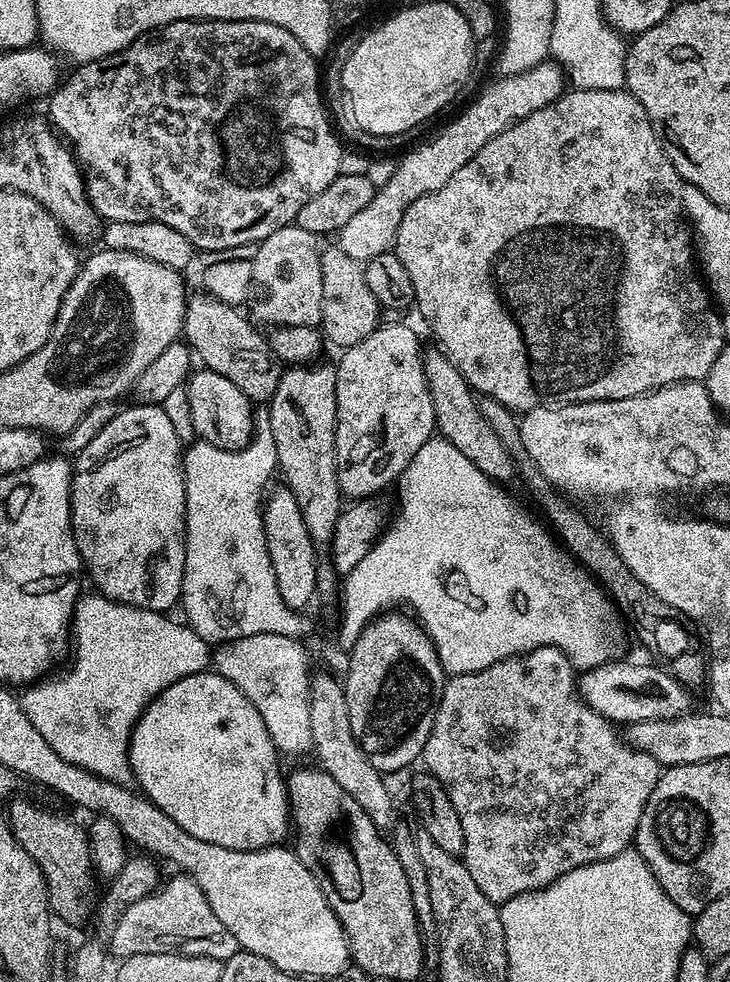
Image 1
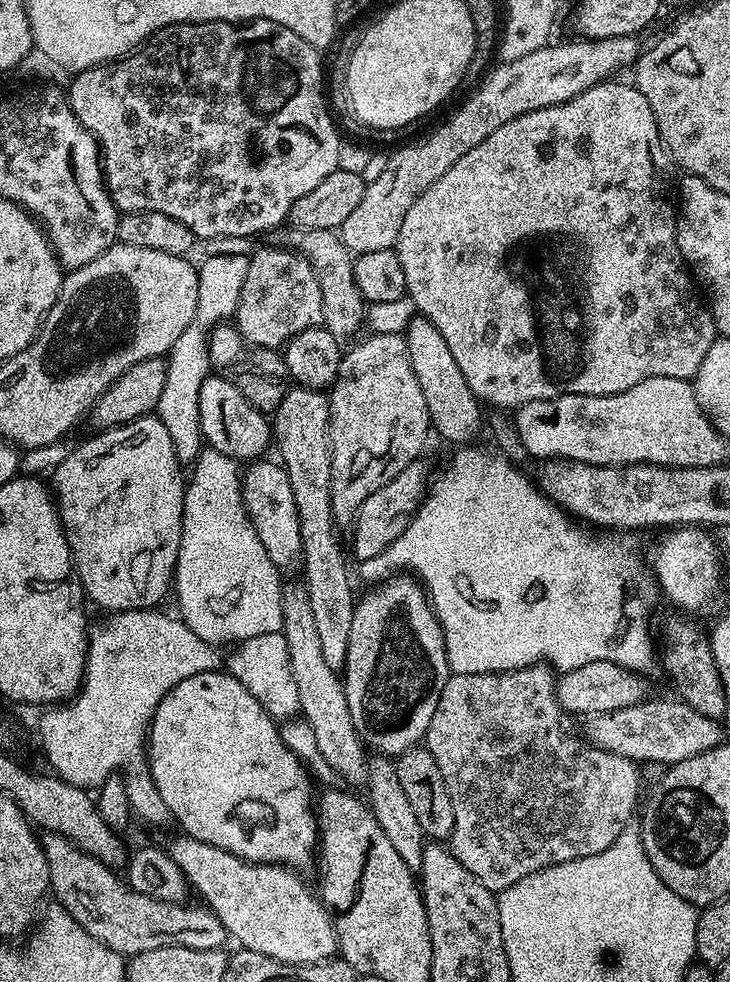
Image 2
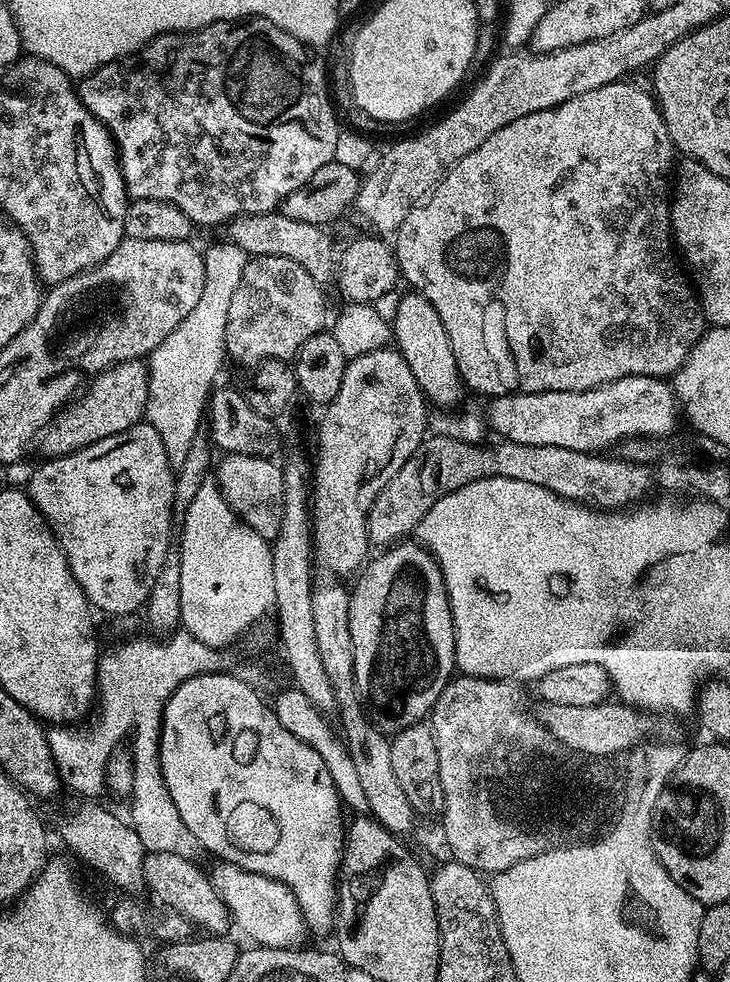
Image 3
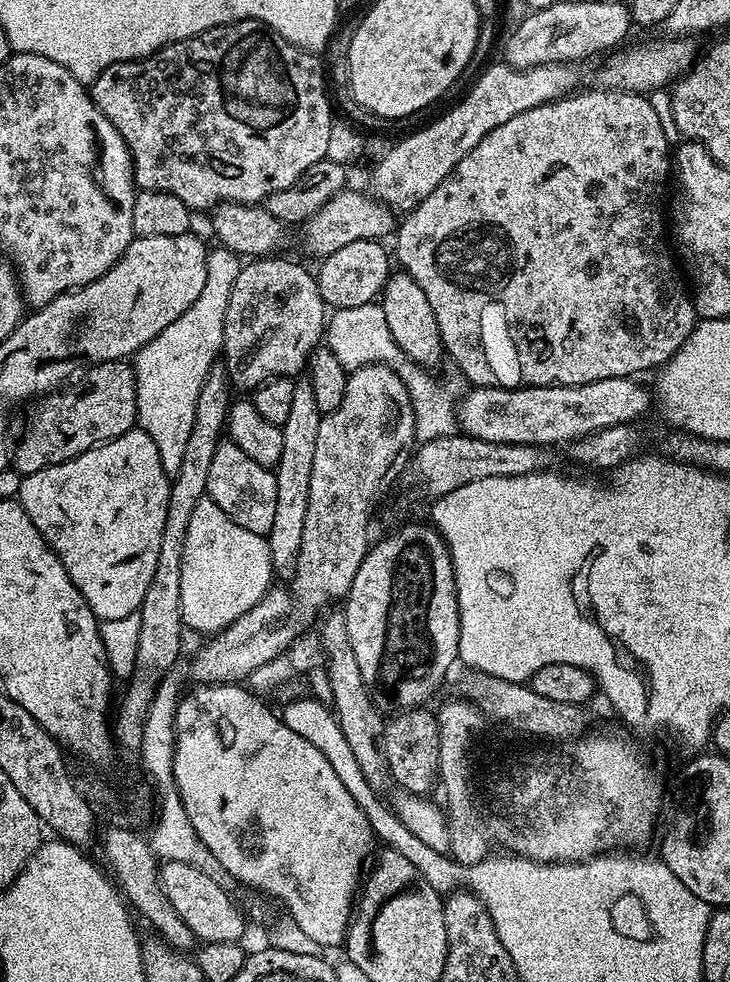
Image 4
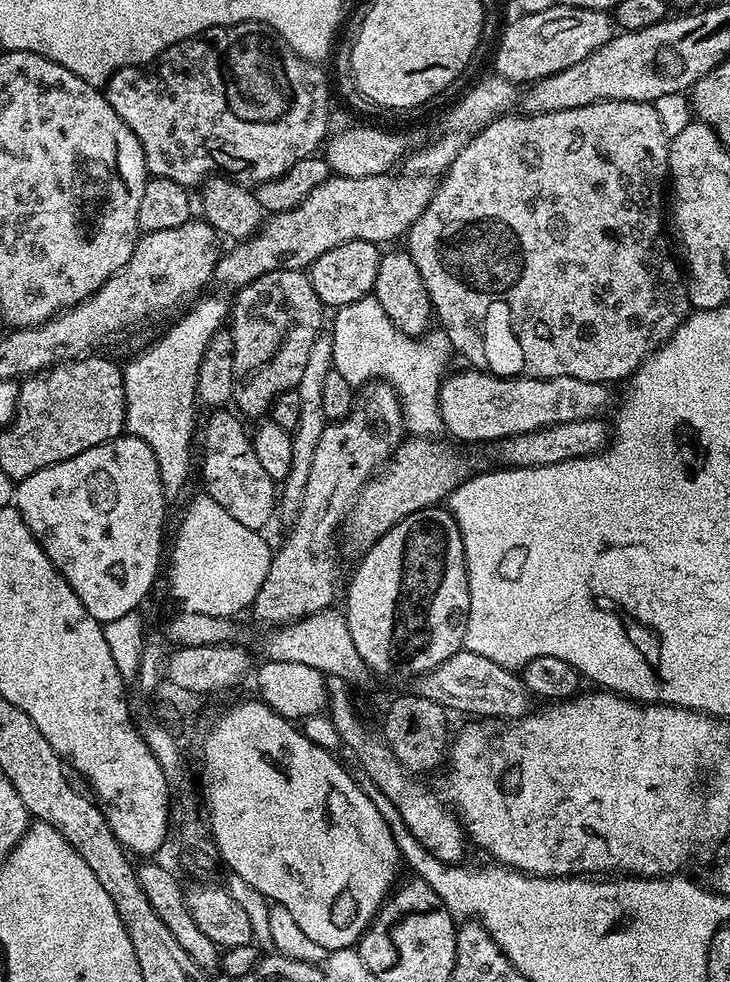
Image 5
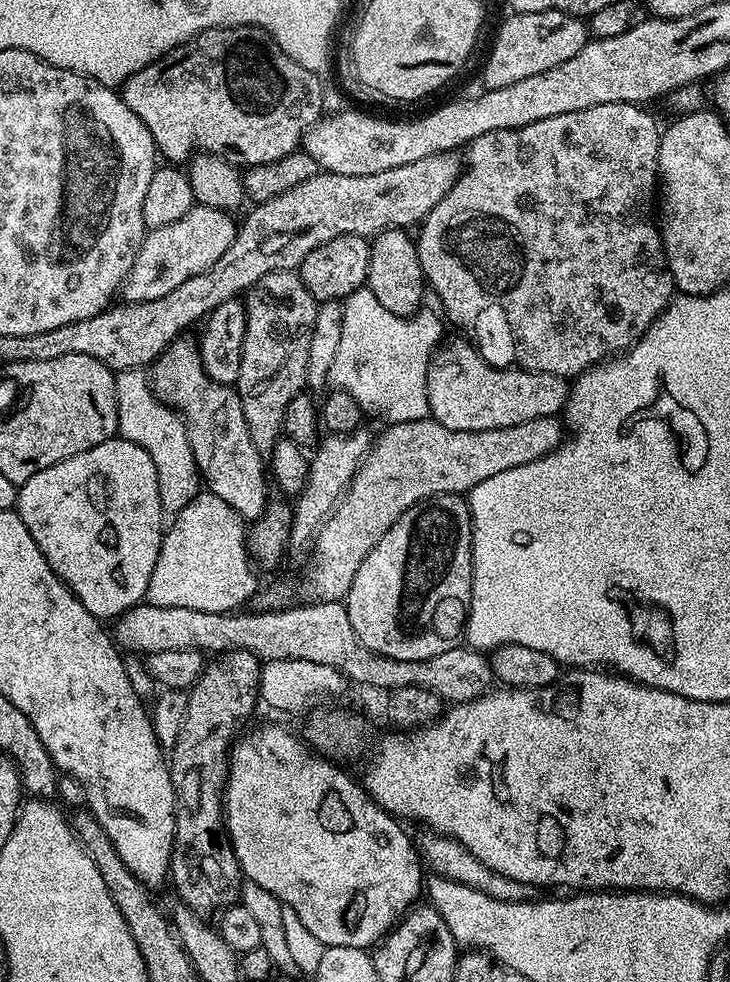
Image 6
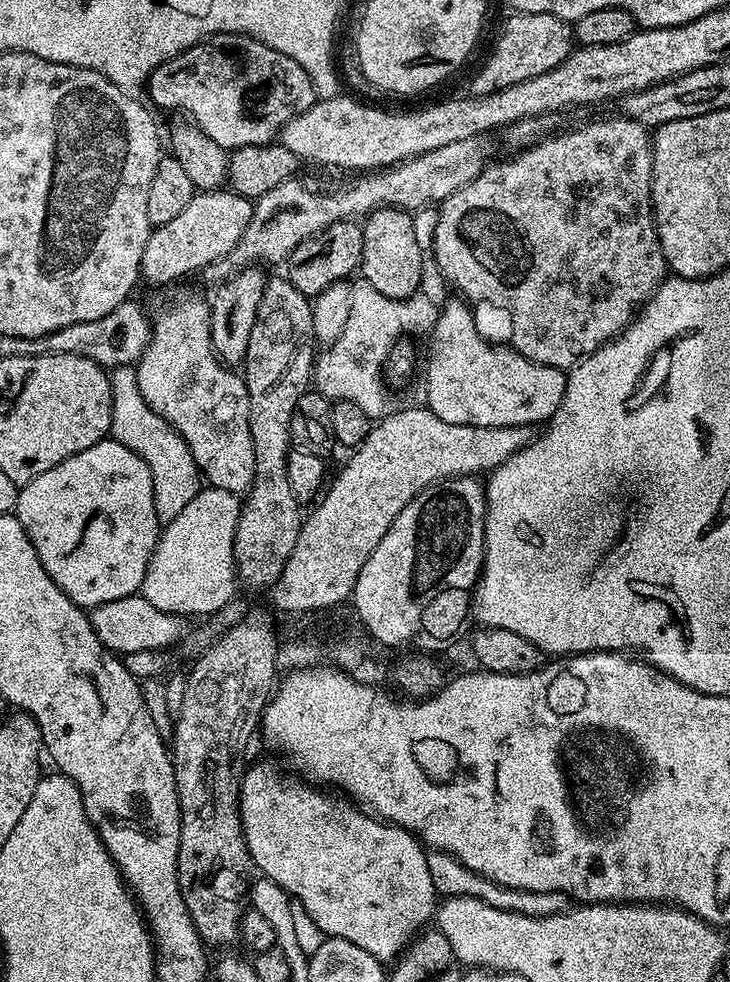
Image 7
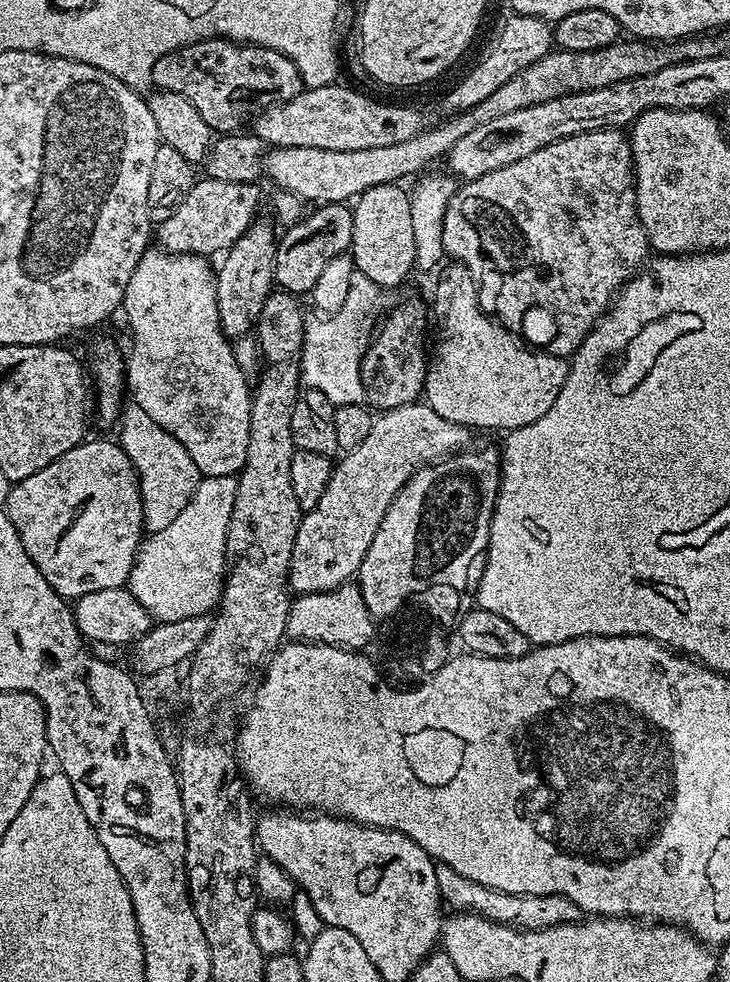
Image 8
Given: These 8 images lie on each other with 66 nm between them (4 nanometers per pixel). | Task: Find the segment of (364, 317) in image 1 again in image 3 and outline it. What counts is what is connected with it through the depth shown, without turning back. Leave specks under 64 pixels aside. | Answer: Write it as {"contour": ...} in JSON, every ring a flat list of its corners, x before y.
{"contour":[[280,211,263,212,253,216,240,216,227,225,227,239,248,252,249,257,273,256,274,258,290,258,314,278,321,286,333,283,338,267,338,248,332,245,325,229,310,222,294,222,294,218,286,218]]}

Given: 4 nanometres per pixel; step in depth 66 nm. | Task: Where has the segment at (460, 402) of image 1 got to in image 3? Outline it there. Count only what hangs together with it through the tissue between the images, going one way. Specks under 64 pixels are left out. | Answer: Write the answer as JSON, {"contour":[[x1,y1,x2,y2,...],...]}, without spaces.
{"contour":[[408,294,396,304,396,313,390,316,392,340,397,352,402,354,406,366,410,366,410,374,414,374,414,382,424,392,424,399,429,405,437,404,437,409,452,410,466,392,464,379,460,377,458,362,454,358,454,350,450,350,450,338,446,338,446,326,442,326,442,318,438,318,438,310,426,302,419,294]]}

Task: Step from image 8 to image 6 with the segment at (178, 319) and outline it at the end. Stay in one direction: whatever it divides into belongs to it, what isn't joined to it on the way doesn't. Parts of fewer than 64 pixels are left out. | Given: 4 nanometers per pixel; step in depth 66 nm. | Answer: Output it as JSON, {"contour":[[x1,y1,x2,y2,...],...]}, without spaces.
{"contour":[[184,339,170,345,151,367,152,392,169,408,176,409,184,419,190,450,194,450,194,462,207,491,222,498,222,502,233,508,241,520,257,520,269,502,270,482,266,477,265,457,250,438,246,414,242,414,240,393,235,387,212,381,203,369,199,347,193,341,191,344]]}

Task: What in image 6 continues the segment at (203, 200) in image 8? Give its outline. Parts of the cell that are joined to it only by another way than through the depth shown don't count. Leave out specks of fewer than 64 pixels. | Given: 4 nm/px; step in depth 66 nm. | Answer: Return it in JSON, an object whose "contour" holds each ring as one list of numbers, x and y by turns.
{"contour":[[196,204,184,217,178,218,178,222,170,222,170,226,151,229,145,235,142,246,138,250,138,258,134,258,134,266,130,270,130,274,124,280,123,299,134,304,141,304,147,300,162,298,166,294,170,294,170,290,182,286,182,282,186,282,186,278,194,278,194,274,202,274,206,270,210,270,210,266,214,266,214,262,218,262,218,258,222,258,222,254,226,254,226,250,230,250,230,246,236,241,238,224,232,219,233,217,229,213,218,210,214,206]]}

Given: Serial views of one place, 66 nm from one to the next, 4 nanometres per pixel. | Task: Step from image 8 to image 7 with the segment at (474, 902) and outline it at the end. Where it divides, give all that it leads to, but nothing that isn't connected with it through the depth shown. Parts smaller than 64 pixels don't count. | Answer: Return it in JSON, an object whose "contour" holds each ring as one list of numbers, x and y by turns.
{"contour":[[428,852,426,867,430,869,430,882,434,882,437,893,441,897,469,896,478,898,498,910,510,910,527,916,553,916,562,914,573,907,573,897,566,892,554,890,522,890,521,888,507,888,501,884,495,884,490,878,479,876,474,870,470,870,458,858,454,858,449,852]]}

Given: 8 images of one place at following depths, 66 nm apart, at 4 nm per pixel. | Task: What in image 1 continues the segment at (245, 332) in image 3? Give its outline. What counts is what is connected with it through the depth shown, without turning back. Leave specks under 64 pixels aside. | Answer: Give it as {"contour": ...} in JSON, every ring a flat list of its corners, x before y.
{"contour":[[289,226,274,230,256,245,256,253,250,270,250,290,246,312,257,325,316,326,324,315,322,294,322,266,317,233]]}

